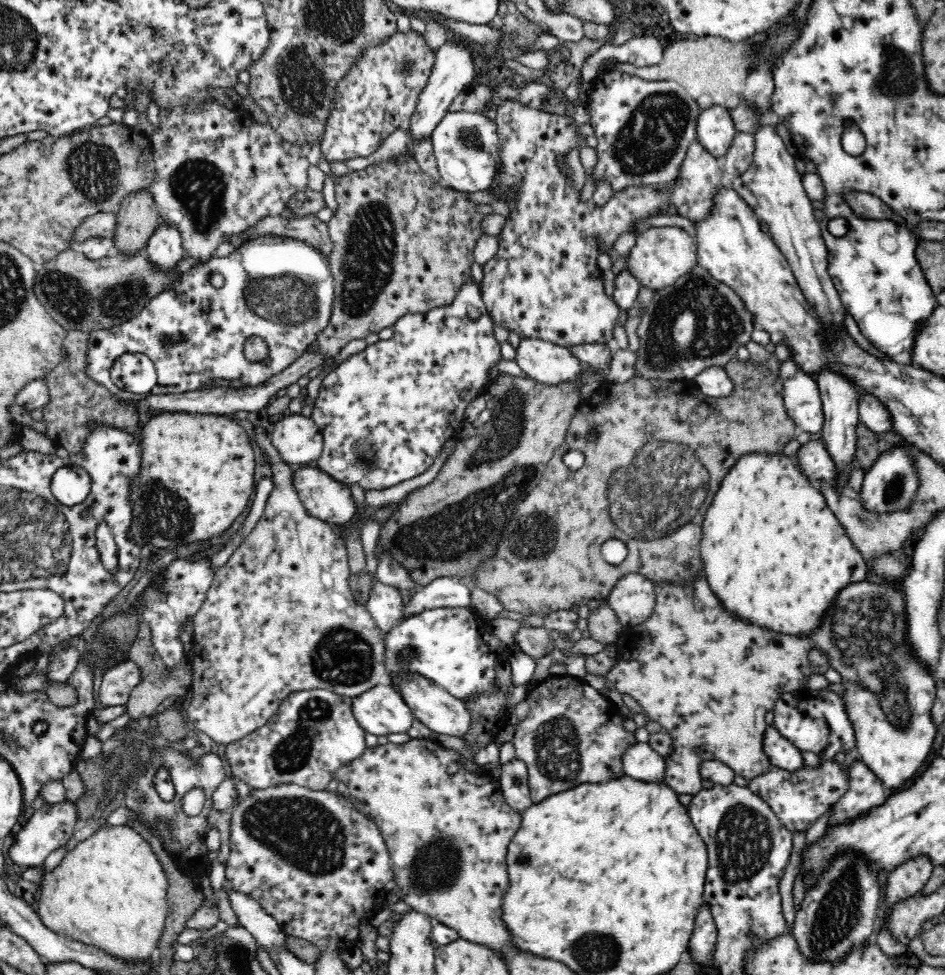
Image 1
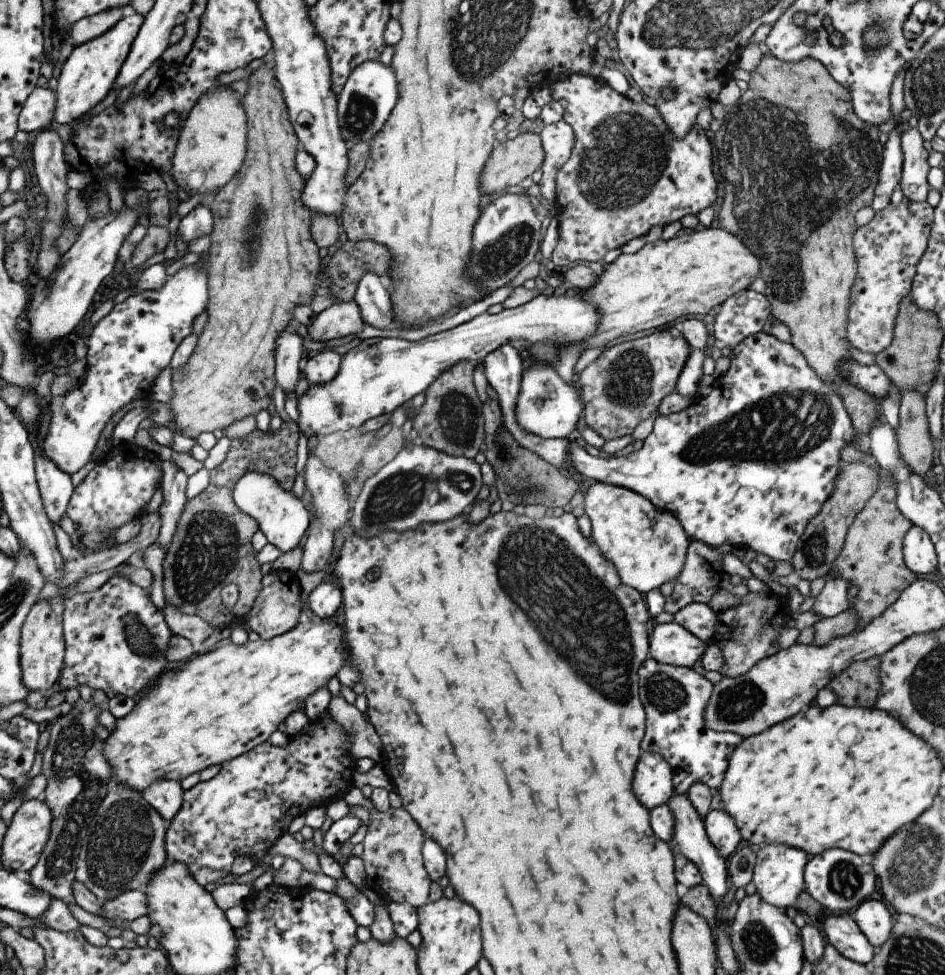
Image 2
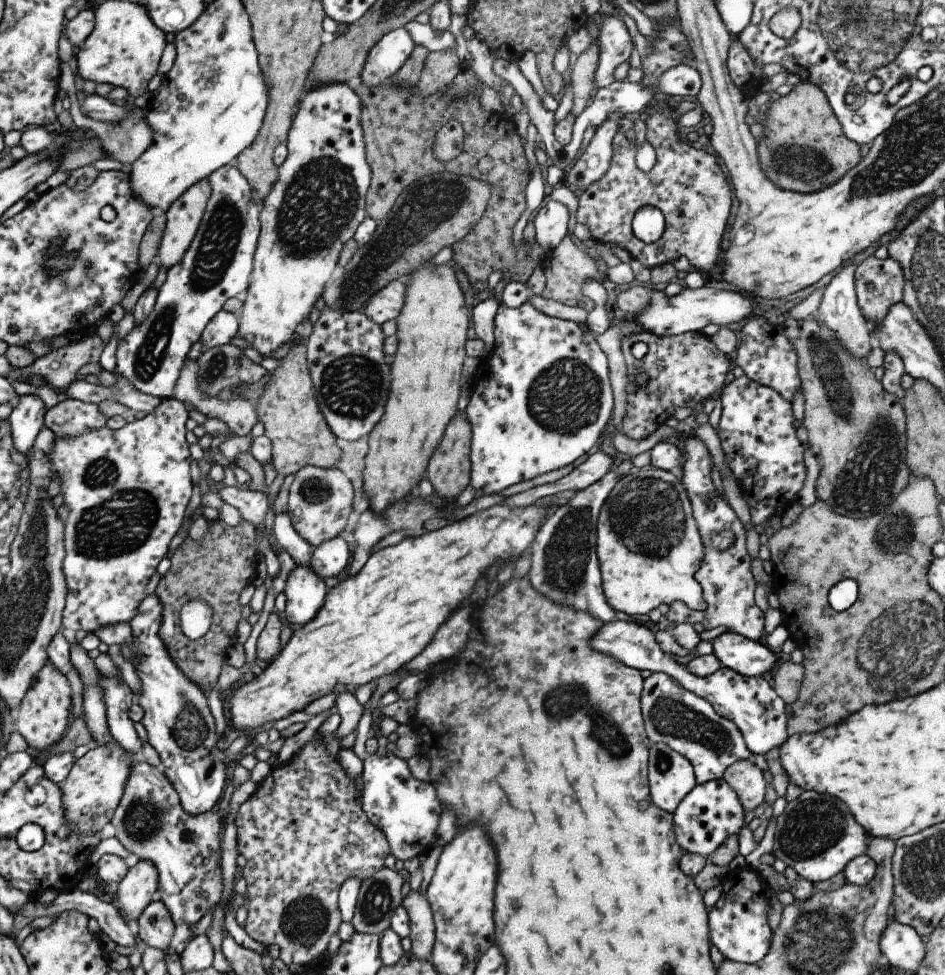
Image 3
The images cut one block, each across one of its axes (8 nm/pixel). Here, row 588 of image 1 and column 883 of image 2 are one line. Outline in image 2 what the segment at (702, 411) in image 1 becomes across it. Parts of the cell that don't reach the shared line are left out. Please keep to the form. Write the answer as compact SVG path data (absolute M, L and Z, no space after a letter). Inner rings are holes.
M888 473L889 477L885 482L880 482L878 490L866 503L866 506L856 515L851 527L848 529L840 556L833 562L833 569L839 572L839 576L850 581L854 587L854 598L850 608L857 612L859 618L858 628L863 629L871 620L879 617L895 600L898 600L900 593L913 583L916 575L906 566L903 559L903 540L905 532L913 525L897 507L895 480Z

